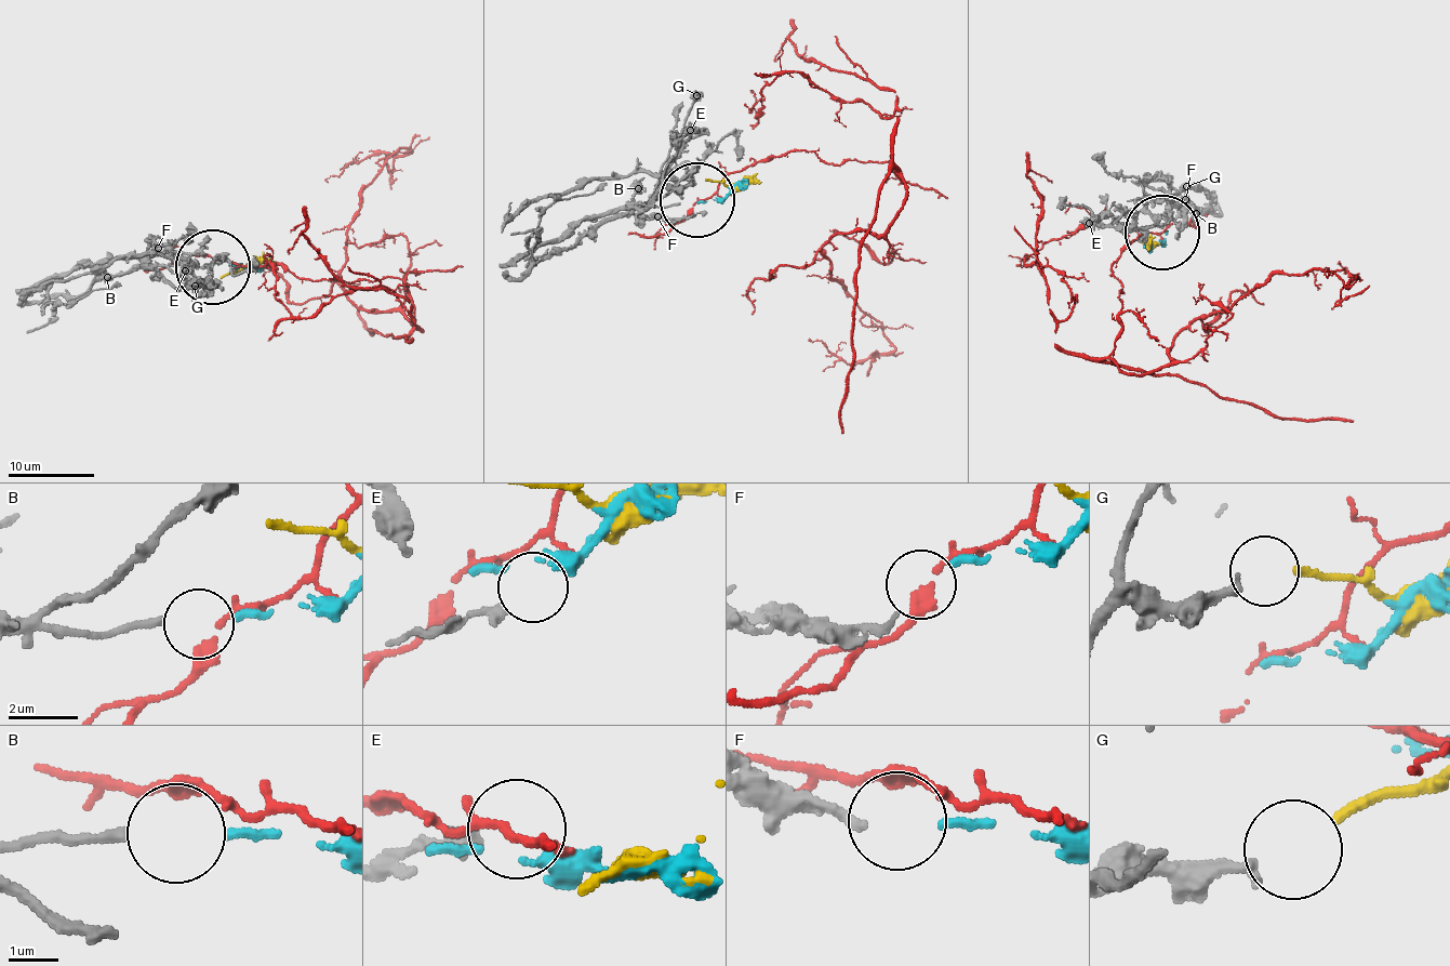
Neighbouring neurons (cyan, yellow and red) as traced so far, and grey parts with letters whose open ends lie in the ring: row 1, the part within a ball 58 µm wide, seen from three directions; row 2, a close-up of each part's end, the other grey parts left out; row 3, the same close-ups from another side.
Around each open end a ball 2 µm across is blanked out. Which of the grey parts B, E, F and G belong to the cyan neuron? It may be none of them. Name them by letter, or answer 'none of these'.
B

